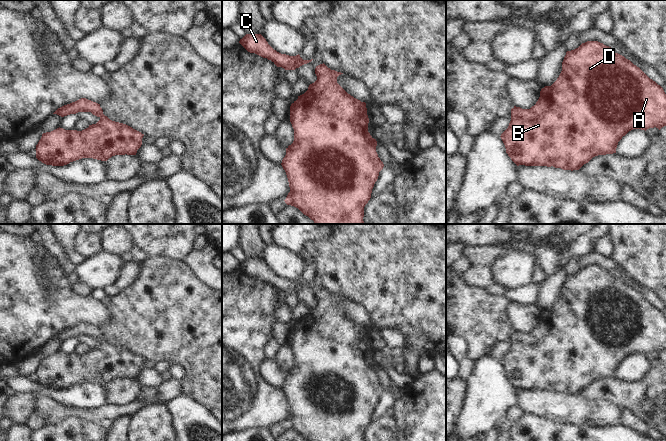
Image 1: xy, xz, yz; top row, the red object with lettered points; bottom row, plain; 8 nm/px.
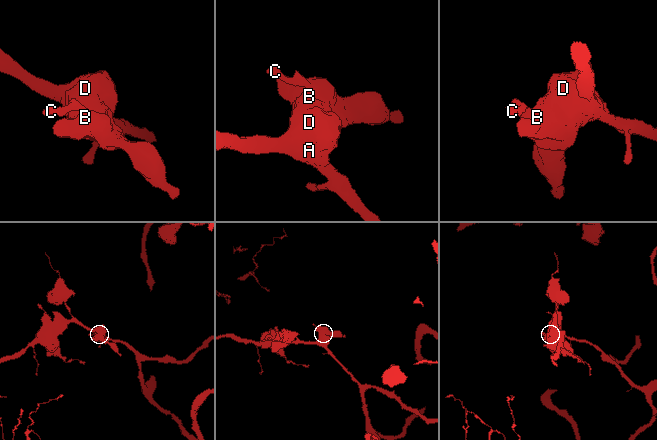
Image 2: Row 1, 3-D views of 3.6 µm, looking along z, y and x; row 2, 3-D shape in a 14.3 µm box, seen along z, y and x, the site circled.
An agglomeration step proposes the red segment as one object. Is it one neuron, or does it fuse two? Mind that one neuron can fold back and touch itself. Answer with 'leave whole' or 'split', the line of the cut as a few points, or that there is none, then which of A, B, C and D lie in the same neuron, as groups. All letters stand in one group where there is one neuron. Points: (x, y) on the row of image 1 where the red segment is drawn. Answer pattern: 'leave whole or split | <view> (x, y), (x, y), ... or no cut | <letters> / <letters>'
leave whole | no cut | A B C D

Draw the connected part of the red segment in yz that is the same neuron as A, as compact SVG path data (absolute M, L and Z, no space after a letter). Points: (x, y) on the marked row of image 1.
M587 41L567 51L562 71L551 86L540 91L540 97L530 109L514 106L511 121L501 134L506 153L517 165L547 166L563 170L579 170L593 157L616 153L618 142L633 129L647 130L666 126L666 94L639 67L609 46L598 41Z

